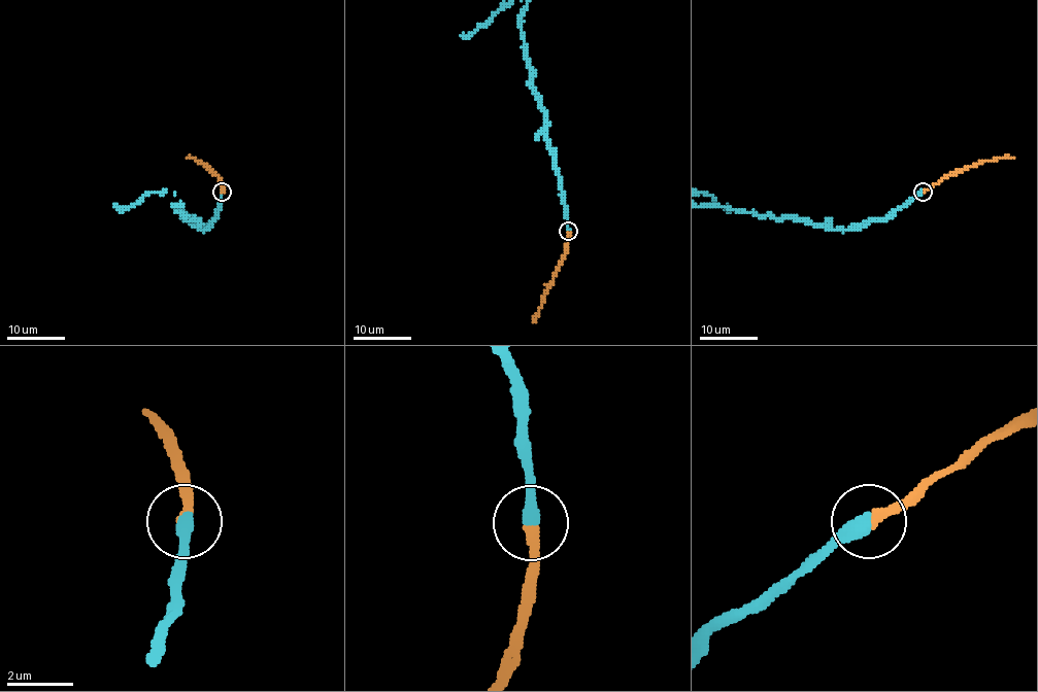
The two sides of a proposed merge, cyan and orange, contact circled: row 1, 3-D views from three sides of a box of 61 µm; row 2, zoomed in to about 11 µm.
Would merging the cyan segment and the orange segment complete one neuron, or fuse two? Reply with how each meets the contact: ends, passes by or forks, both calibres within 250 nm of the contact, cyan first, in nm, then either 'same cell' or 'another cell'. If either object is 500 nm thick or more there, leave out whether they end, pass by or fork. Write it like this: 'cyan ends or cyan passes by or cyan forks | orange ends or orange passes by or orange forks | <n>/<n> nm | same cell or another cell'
cyan ends | orange ends | 440/320 nm | same cell

